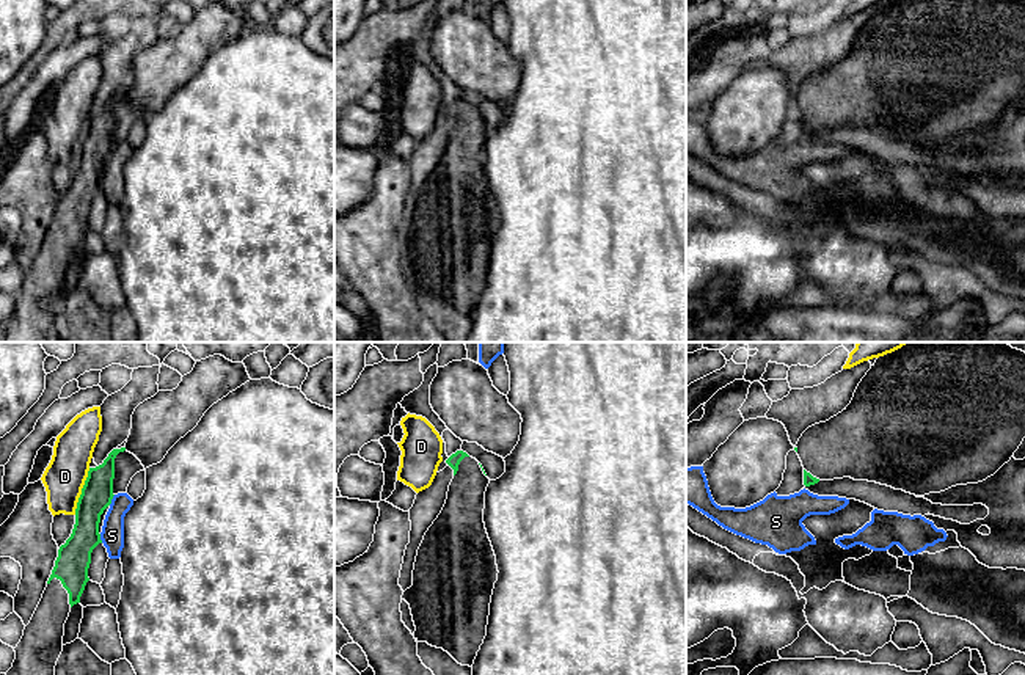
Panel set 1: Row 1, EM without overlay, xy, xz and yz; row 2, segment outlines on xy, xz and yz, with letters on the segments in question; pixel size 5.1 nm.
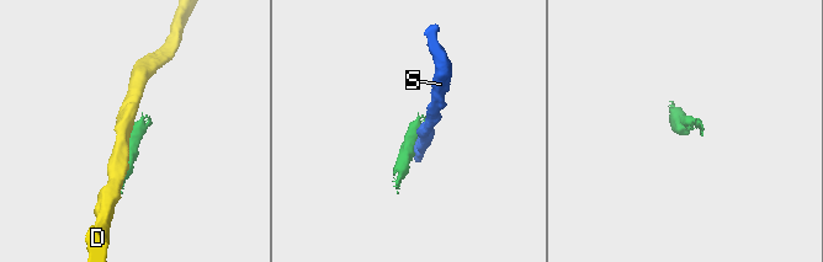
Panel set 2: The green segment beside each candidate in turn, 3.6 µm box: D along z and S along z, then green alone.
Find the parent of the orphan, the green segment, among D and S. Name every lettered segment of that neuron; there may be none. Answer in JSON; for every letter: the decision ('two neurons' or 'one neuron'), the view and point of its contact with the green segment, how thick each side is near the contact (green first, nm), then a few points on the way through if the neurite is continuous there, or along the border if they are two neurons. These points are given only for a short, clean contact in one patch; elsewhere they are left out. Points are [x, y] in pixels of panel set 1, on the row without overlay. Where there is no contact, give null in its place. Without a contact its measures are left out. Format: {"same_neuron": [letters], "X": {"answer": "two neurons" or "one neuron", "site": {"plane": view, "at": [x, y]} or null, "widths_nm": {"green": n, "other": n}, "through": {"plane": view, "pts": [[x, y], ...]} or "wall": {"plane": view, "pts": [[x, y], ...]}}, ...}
{"same_neuron": [], "D": {"answer": "two neurons", "site": {"plane": "xy", "at": [82, 140]}, "widths_nm": {"green": 160, "other": 200}, "wall": {"plane": "xy", "pts": [[90, 116], [74, 162]]}}, "S": {"answer": "two neurons", "site": {"plane": "xy", "at": [112, 146]}, "widths_nm": {"green": 160, "other": 120}, "wall": {"plane": "xy", "pts": [[115, 143], [109, 153]]}}}

